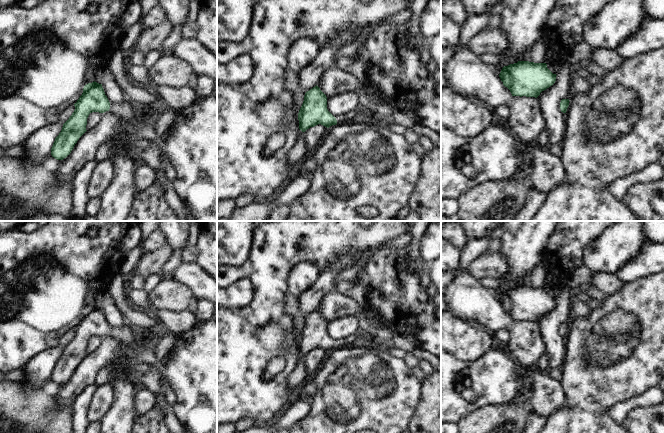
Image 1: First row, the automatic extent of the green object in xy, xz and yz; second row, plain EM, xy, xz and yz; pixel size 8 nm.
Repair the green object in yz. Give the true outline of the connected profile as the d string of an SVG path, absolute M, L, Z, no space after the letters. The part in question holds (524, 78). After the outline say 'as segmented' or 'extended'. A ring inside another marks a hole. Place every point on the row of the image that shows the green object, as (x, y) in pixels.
M518 61L504 66L499 74L503 85L507 87L512 96L526 96L537 98L540 93L556 81L546 63Z; as segmented

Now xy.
M97 82L88 83L83 88L83 93L74 104L75 110L69 119L63 124L62 130L55 138L51 148L51 155L57 160L63 160L73 150L79 138L87 131L87 118L92 112L104 113L110 111L121 119L123 134L128 141L134 139L152 139L159 149L161 160L165 162L165 176L167 180L173 181L177 177L175 168L164 156L162 136L157 136L154 124L140 122L134 118L130 109L128 98L118 103L111 103L105 95L102 84Z; extended

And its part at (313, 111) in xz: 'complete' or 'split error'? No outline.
split error

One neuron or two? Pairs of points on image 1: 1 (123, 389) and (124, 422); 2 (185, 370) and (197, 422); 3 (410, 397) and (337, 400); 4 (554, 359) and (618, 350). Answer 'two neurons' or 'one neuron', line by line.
1: one neuron
2: one neuron
3: one neuron
4: two neurons

